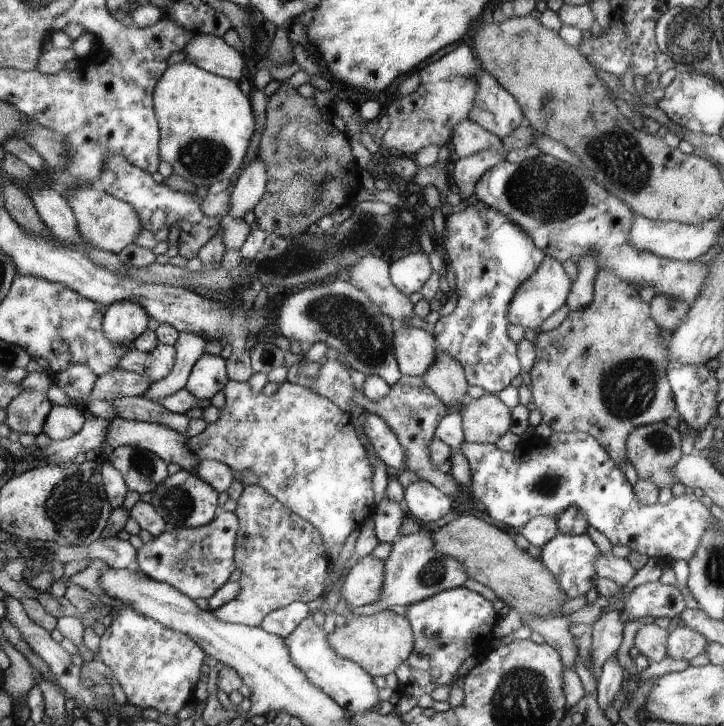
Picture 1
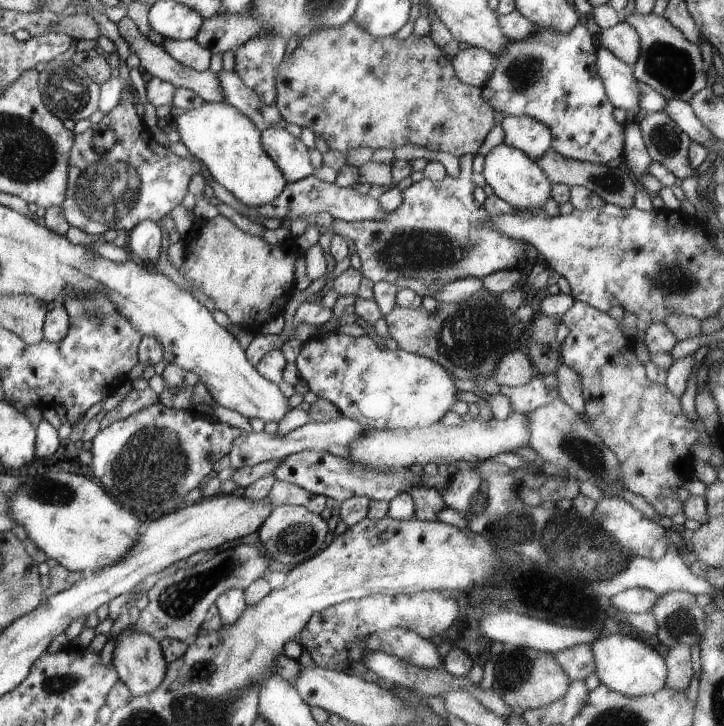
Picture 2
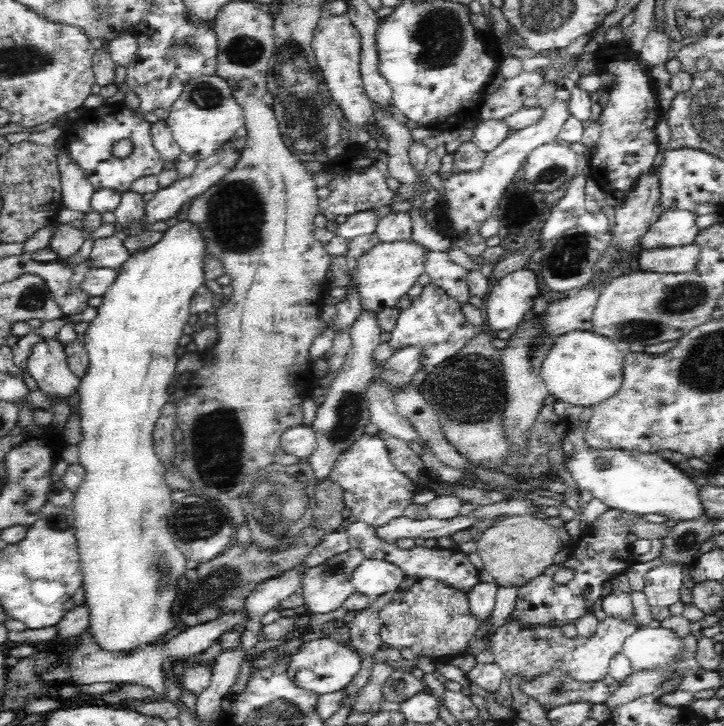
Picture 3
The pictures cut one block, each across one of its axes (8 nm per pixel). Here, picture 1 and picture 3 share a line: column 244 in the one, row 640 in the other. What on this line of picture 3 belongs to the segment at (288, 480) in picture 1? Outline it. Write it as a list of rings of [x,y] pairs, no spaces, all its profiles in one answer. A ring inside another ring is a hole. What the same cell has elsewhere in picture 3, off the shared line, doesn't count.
[[[421,578],[405,590],[397,590],[379,613],[381,640],[397,649],[412,649],[419,659],[434,663],[439,657],[466,652],[470,640],[476,637],[478,620],[472,615],[468,595],[438,579]]]

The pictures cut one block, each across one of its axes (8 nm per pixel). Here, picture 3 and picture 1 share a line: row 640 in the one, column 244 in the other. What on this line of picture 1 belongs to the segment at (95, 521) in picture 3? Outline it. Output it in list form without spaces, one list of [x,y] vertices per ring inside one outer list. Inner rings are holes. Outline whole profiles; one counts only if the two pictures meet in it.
[[[191,61],[173,64],[167,68],[155,88],[155,112],[159,118],[159,153],[162,159],[173,167],[174,174],[199,188],[210,187],[218,180],[230,178],[238,168],[242,168],[256,128],[250,102],[240,90],[238,81],[207,72]]]

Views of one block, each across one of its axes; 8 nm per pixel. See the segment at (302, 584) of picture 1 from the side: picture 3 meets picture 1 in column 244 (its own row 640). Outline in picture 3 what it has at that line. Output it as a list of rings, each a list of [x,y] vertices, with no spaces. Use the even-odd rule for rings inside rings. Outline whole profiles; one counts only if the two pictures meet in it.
[[[510,614],[510,618],[500,628],[496,628],[487,644],[494,655],[495,663],[502,669],[503,677],[510,681],[513,676],[522,676],[522,686],[536,676],[549,674],[551,671],[558,671],[580,682],[599,682],[604,681],[609,674],[612,658],[623,653],[624,642],[636,630],[638,627],[632,620],[606,617],[598,623],[594,636],[582,638],[578,635],[576,638],[568,638],[562,630],[549,629],[546,626],[535,626],[532,629],[529,626],[518,626],[513,614]]]

